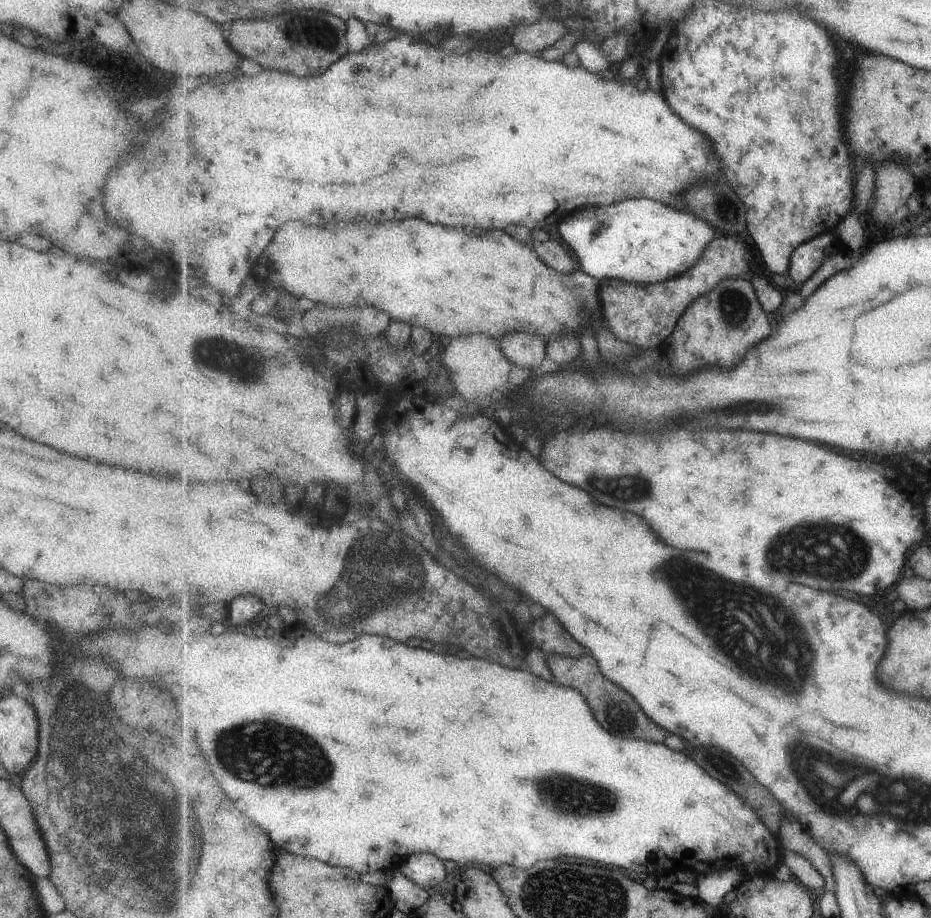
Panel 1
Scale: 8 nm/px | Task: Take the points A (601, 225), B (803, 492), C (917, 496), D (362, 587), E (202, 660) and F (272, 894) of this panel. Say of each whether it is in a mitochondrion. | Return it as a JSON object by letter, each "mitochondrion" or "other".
{"A":"mitochondrion","B":"other","C":"other","D":"mitochondrion","E":"other","F":"other"}

